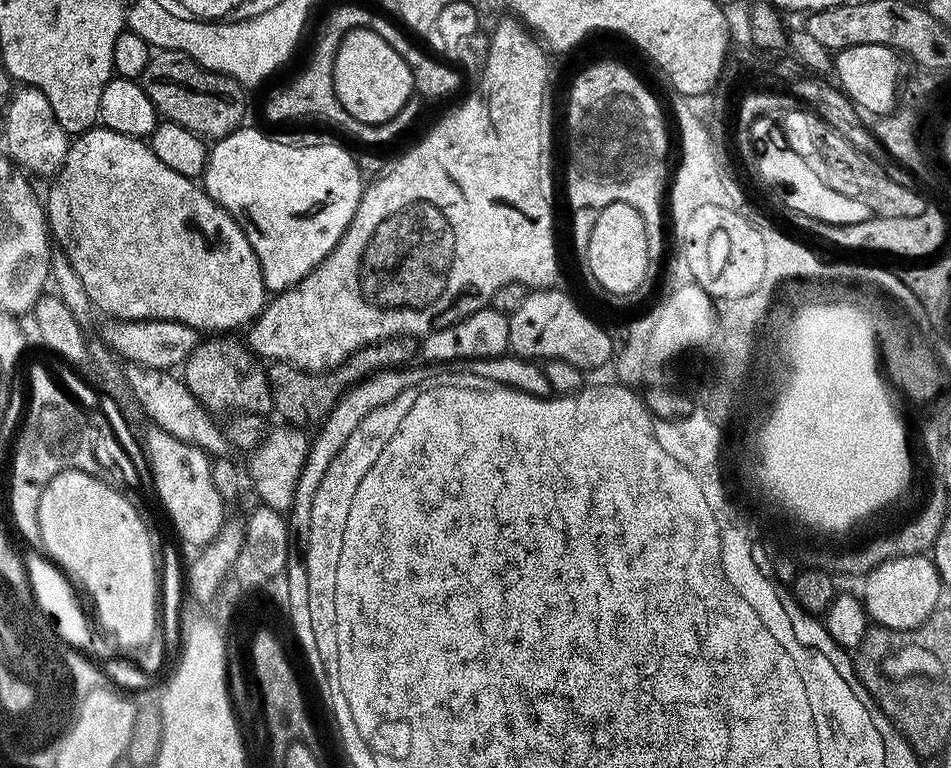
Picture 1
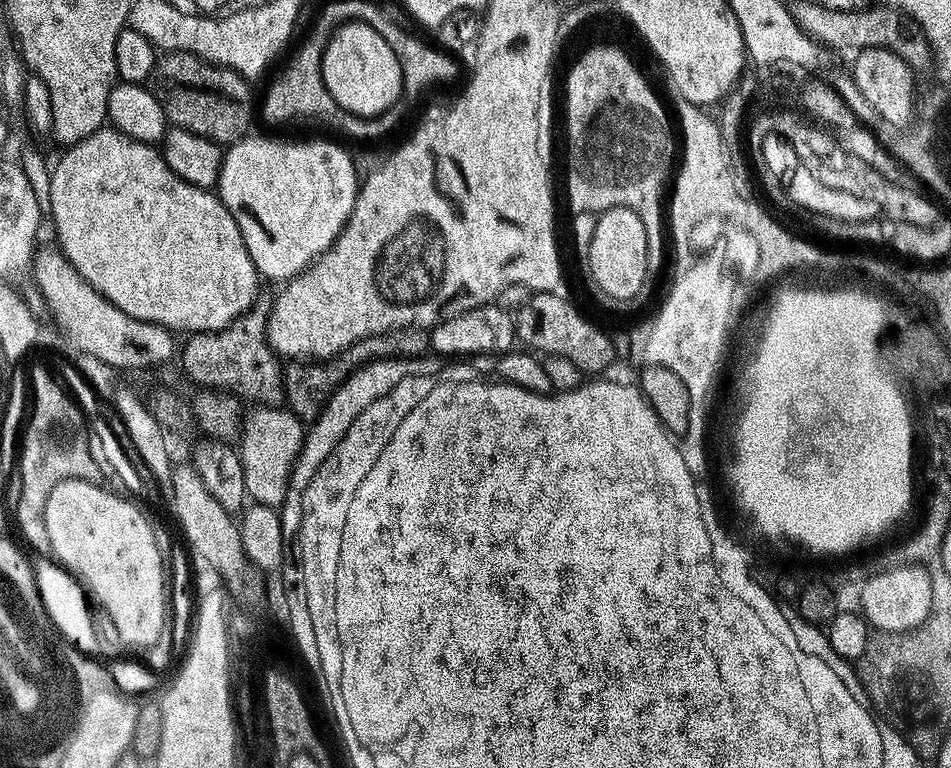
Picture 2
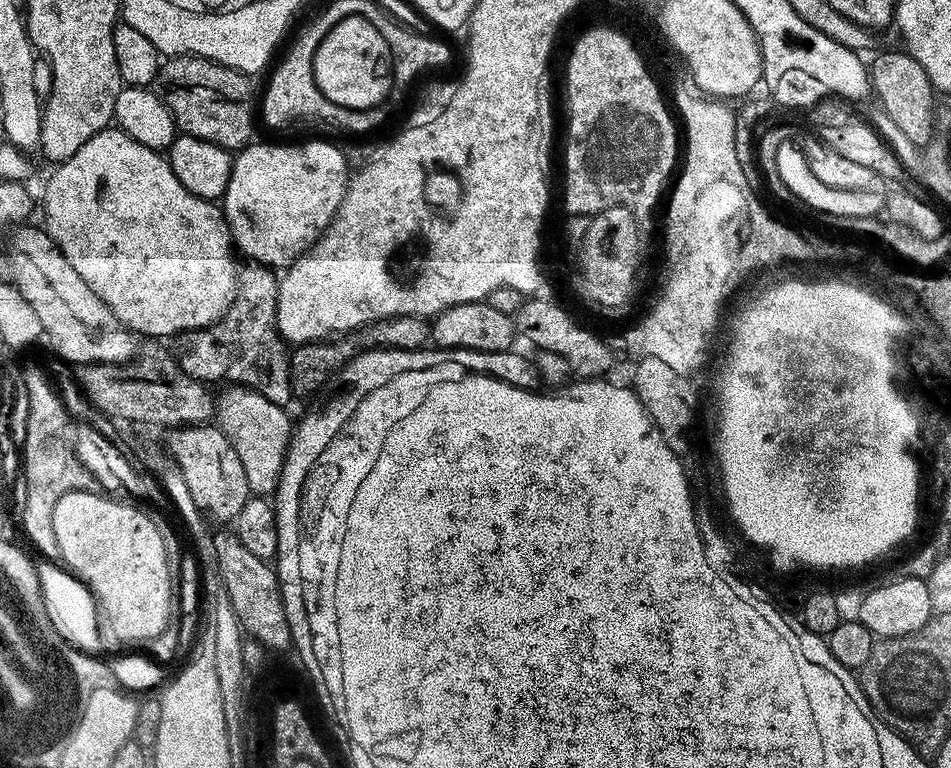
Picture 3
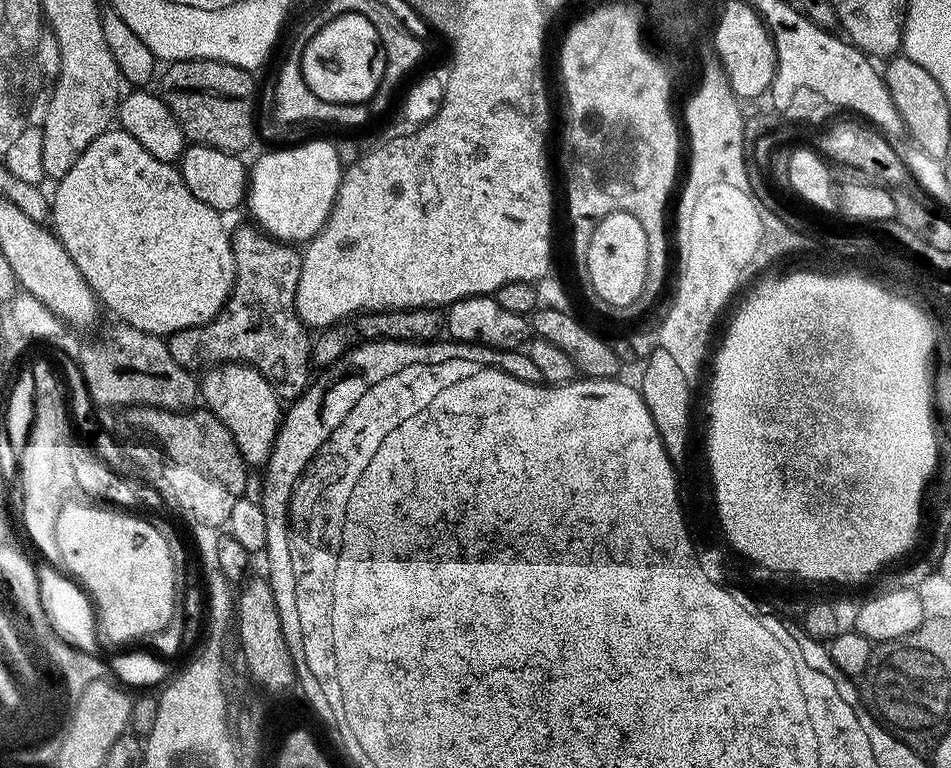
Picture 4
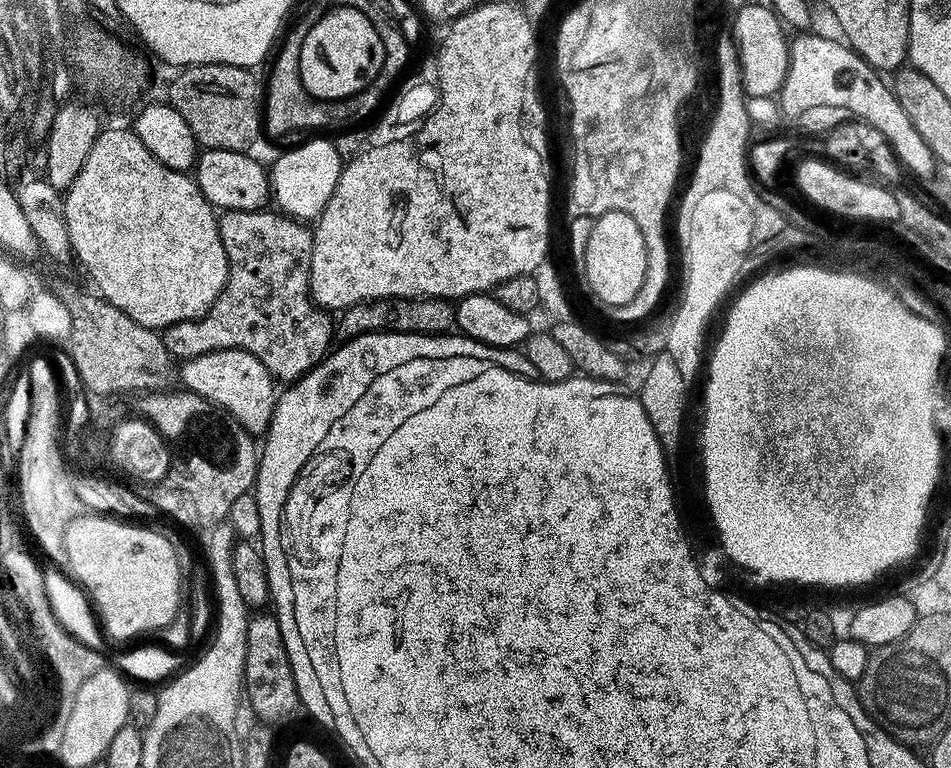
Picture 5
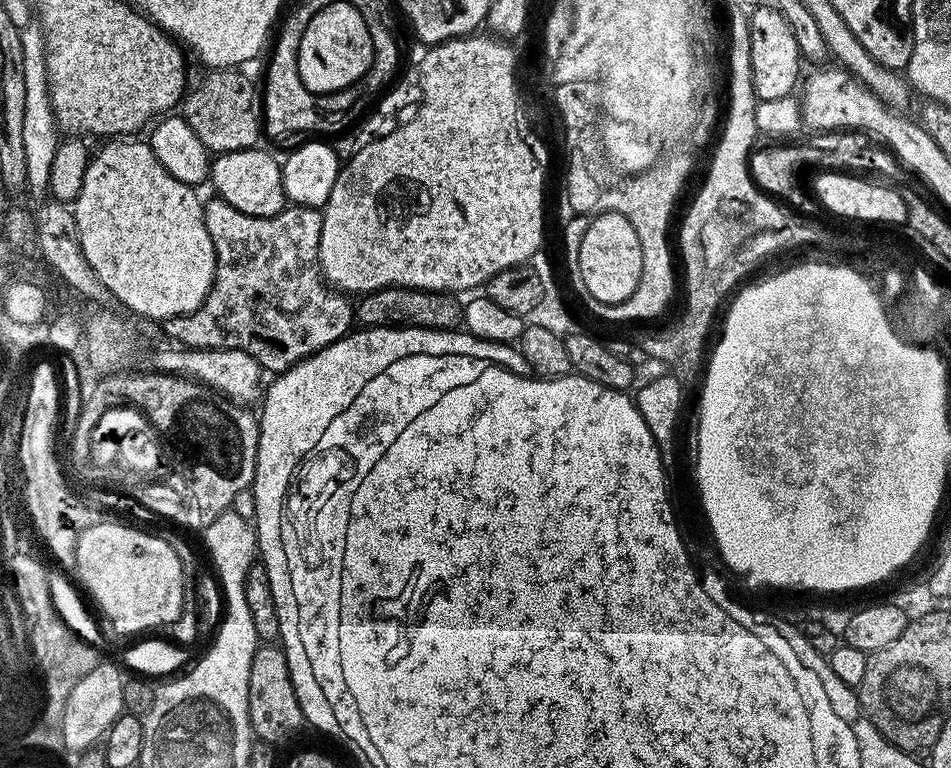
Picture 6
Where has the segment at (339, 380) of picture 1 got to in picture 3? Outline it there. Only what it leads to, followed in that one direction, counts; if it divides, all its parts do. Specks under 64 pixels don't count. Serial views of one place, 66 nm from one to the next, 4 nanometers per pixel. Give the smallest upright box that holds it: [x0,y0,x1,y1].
[291,316,433,393]

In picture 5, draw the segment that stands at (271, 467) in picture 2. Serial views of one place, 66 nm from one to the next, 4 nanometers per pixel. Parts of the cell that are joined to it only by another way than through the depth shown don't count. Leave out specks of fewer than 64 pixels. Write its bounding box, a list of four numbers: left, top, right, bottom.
[178,349,278,436]

